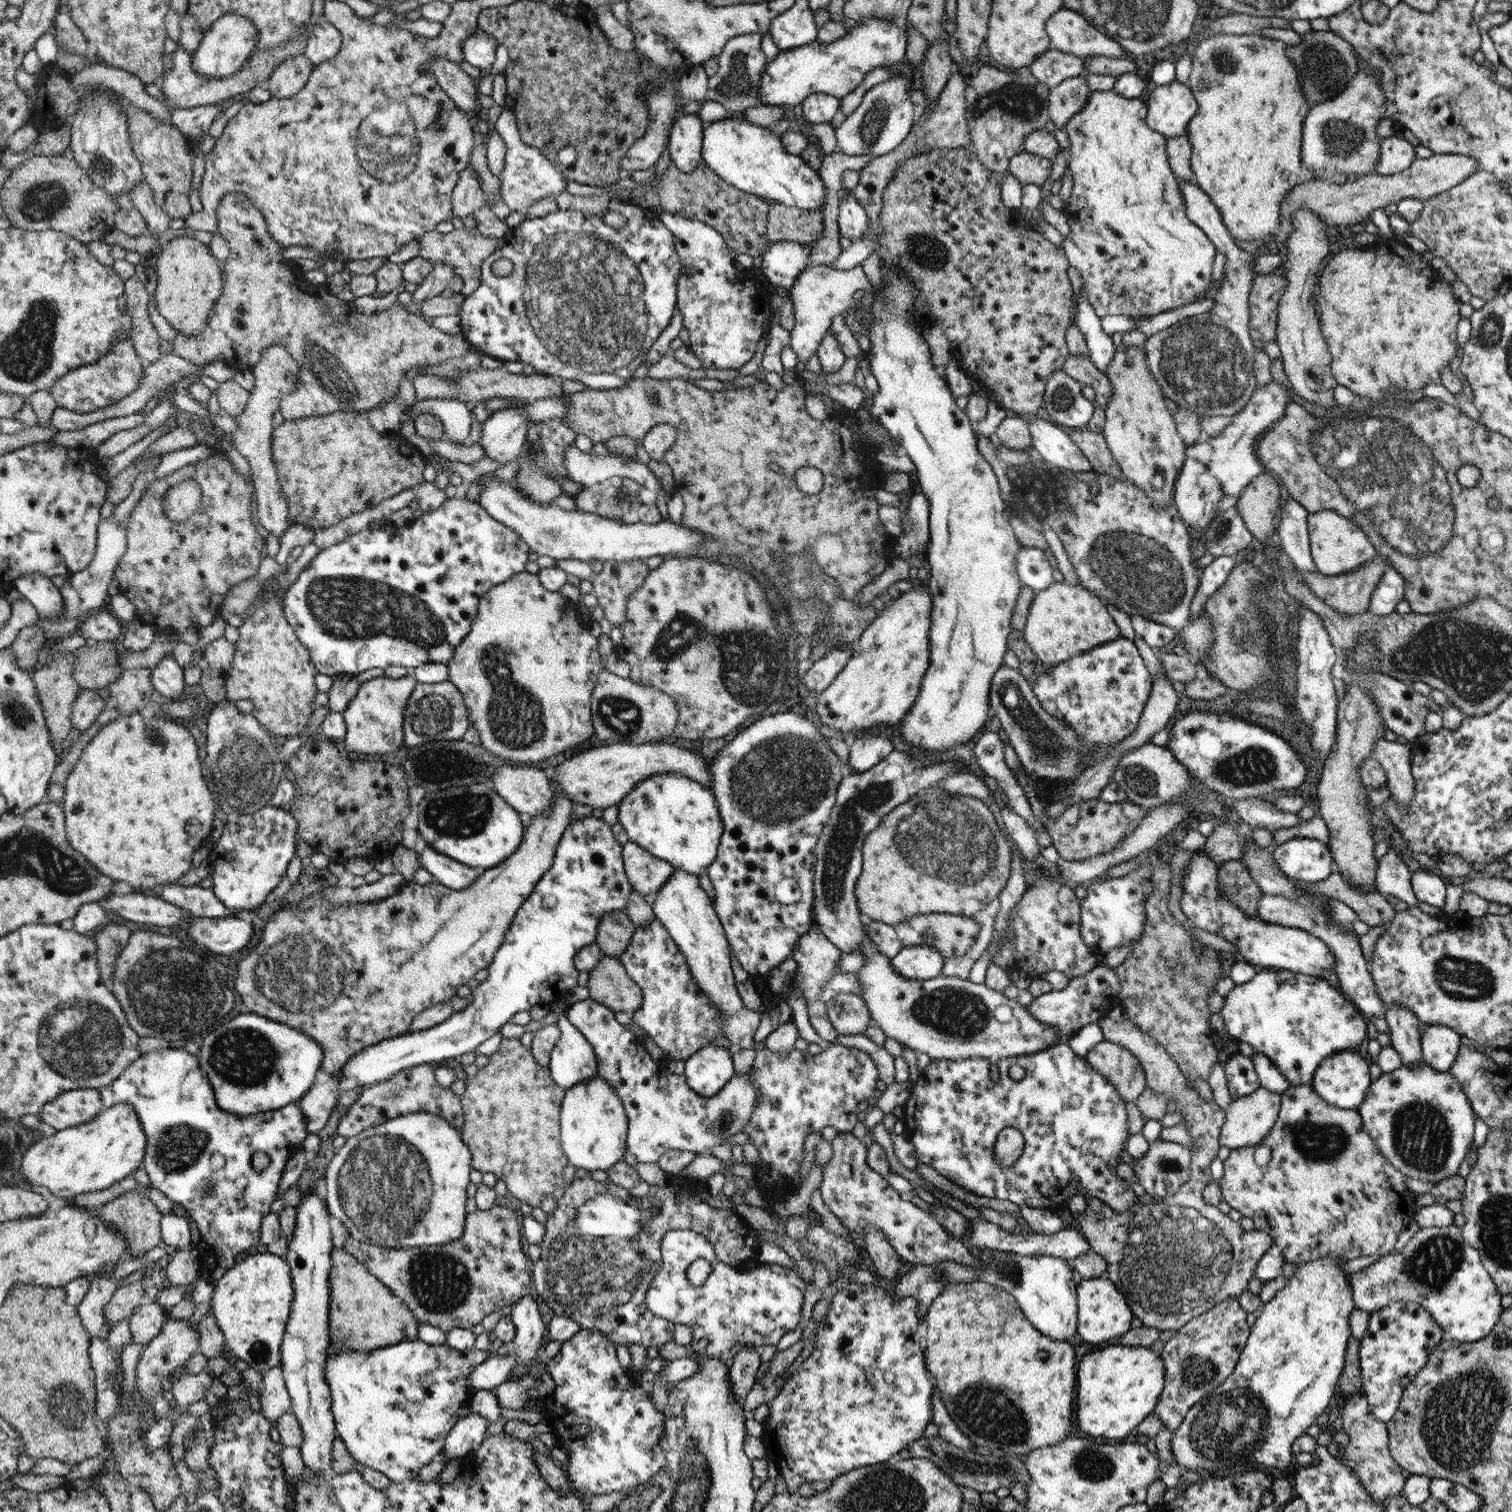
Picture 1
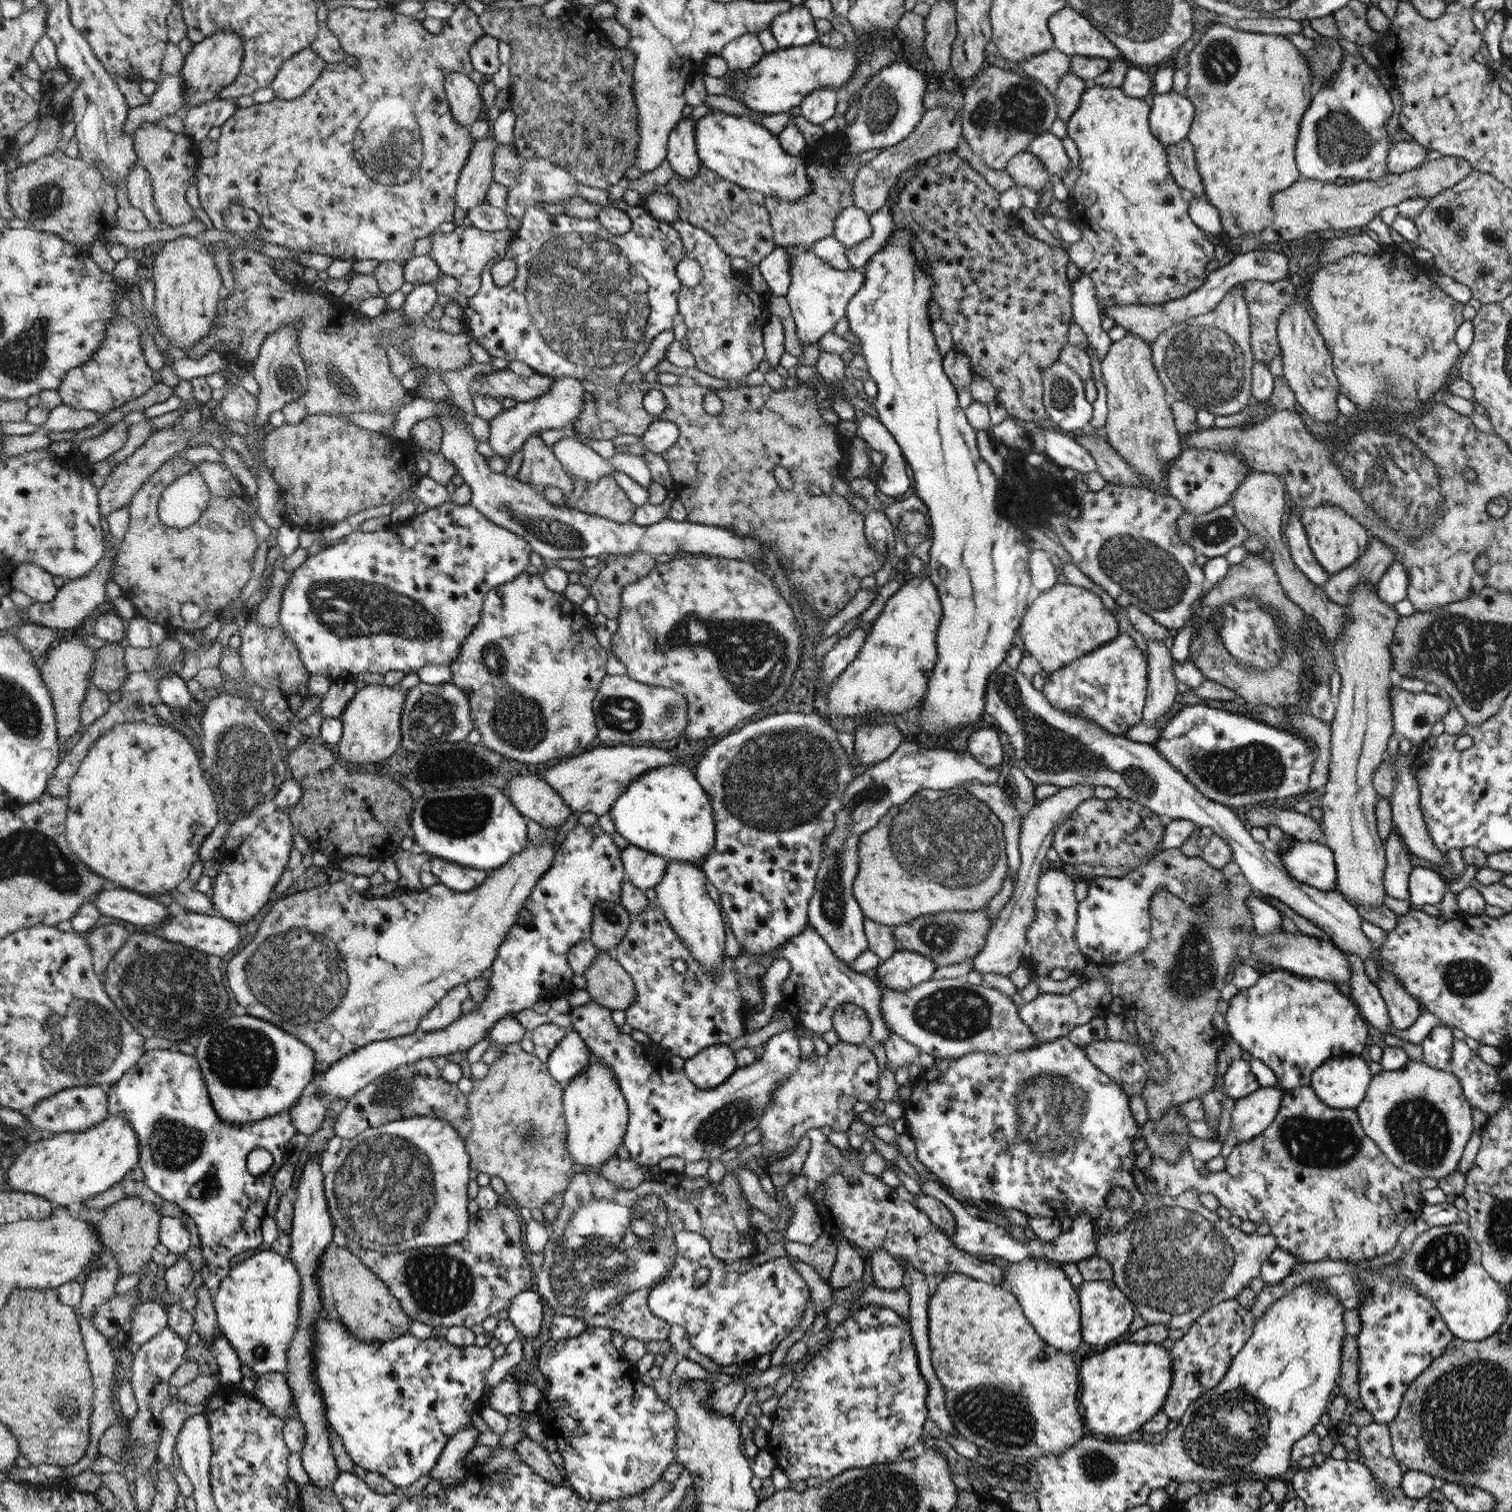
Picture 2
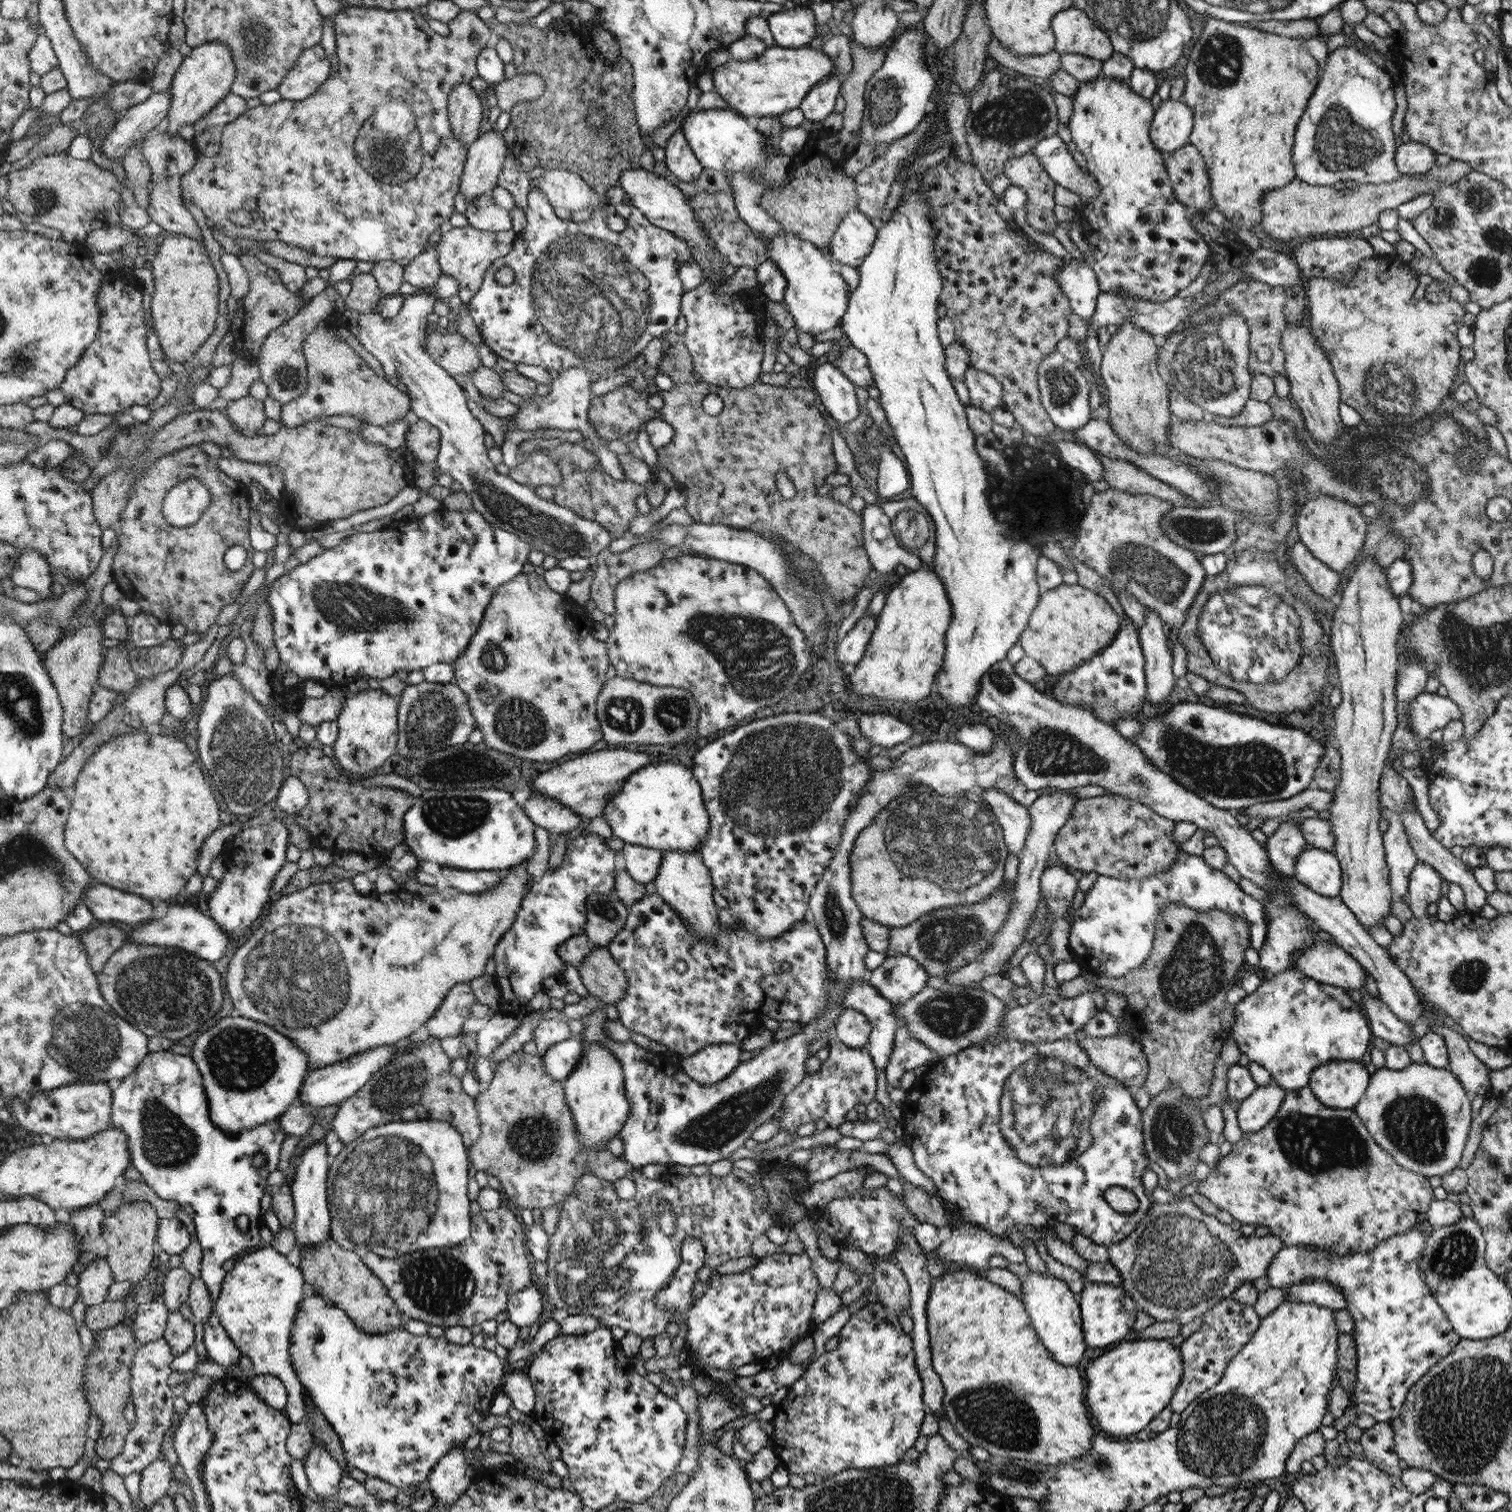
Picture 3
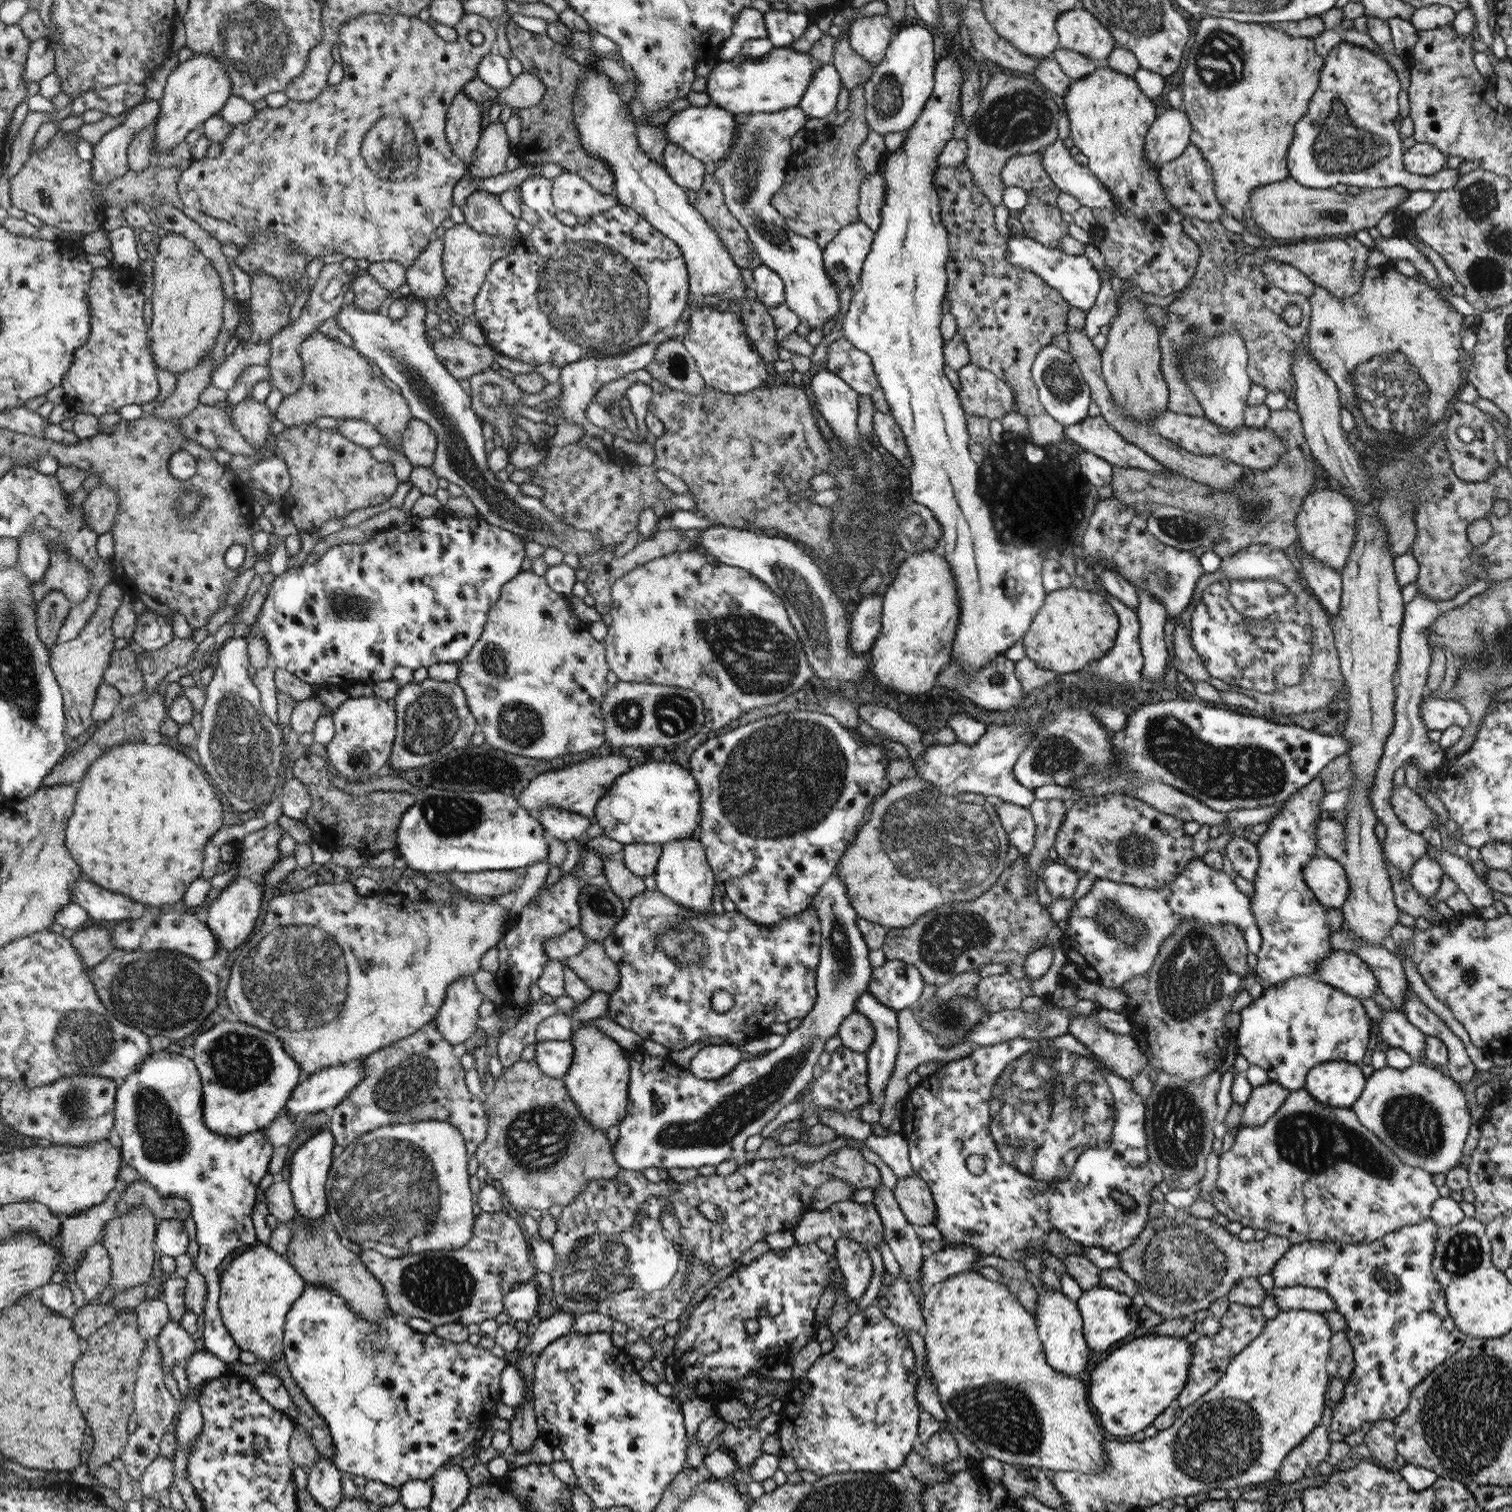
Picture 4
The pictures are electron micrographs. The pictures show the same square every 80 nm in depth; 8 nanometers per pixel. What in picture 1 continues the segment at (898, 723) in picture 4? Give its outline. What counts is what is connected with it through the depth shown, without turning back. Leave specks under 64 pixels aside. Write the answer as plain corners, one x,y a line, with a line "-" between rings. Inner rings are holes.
863,734
855,738
854,744
850,744
850,756
848,766
856,770
856,773
866,772
870,768
885,760
891,752
898,747
892,744
895,739
884,734

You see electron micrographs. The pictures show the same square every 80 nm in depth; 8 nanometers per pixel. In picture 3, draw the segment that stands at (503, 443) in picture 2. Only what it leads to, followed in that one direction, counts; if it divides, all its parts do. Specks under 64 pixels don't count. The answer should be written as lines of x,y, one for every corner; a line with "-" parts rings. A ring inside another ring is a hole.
572,367
562,371
554,377
548,395
530,401
530,403
518,404
519,411
513,414
518,425
512,425
511,430
536,430
537,428
559,428
560,430
579,430
584,437
583,447
598,457
603,469
616,480
624,480
625,470
621,465
619,456
608,447
609,440
598,436
597,430
590,422
589,411
591,400
595,397
592,393
592,384
601,378
600,375
584,370
582,367

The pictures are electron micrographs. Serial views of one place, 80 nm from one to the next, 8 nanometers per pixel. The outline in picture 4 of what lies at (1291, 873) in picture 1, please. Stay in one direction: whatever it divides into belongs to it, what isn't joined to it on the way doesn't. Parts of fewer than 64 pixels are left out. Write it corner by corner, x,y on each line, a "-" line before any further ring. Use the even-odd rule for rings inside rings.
1321,853
1304,867
1304,880
1316,898
1325,906
1342,908
1349,884
1341,862

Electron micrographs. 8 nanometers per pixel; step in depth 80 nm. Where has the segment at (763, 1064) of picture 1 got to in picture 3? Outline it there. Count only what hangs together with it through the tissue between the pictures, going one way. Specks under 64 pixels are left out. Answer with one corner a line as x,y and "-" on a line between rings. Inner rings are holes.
835,1040
829,1047
829,1057
821,1062
821,1067
814,1073
807,1073
798,1087
794,1088
777,1116
782,1117
781,1130
788,1130
796,1135
800,1124
814,1123
817,1118
824,1118
830,1127
840,1126
852,1118
858,1104
870,1104
876,1094
876,1075
878,1069
870,1053
864,1048
852,1048

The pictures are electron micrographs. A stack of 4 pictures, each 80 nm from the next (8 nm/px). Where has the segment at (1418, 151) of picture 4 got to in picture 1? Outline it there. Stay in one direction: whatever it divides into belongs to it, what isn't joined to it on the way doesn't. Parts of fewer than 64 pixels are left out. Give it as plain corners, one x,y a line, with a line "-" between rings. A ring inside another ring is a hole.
1400,134
1386,137
1381,141
1381,153
1375,172
1376,175
1396,174
1406,170
1417,158
1415,146

